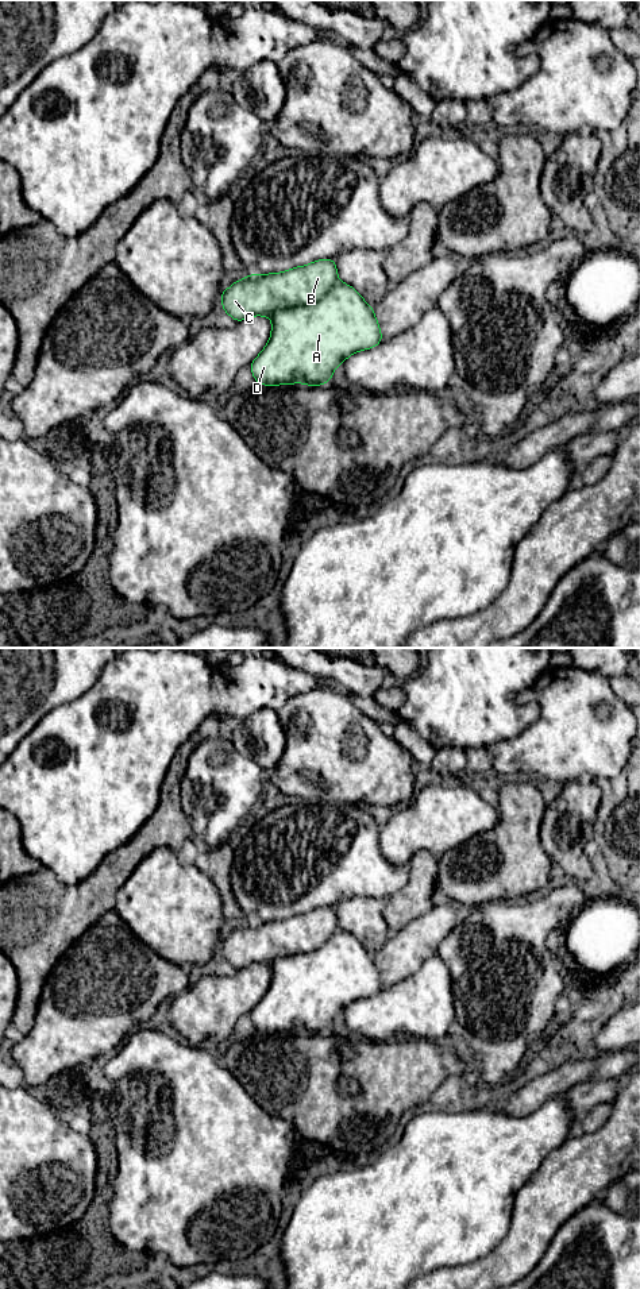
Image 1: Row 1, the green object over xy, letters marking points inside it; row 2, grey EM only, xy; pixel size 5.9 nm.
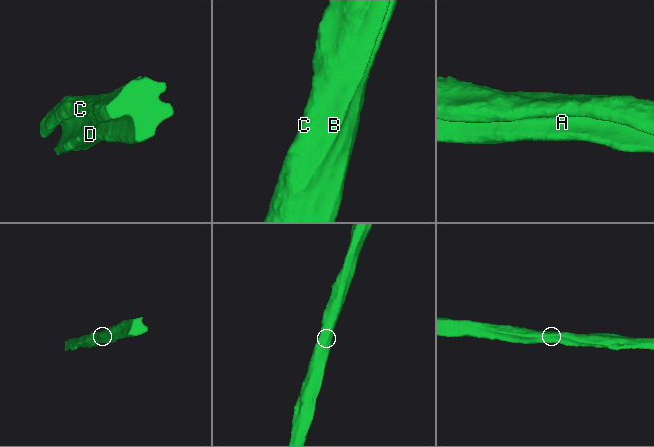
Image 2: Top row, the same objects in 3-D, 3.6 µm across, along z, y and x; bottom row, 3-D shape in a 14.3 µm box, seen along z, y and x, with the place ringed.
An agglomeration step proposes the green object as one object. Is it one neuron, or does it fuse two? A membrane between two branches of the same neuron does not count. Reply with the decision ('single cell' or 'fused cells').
fused cells

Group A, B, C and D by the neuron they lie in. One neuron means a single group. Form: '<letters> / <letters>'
A D / B C

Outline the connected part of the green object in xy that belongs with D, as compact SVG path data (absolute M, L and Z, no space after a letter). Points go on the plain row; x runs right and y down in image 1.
M338 929L319 949L281 957L271 964L271 983L261 1002L248 1014L257 1031L265 1034L329 1030L335 1016L355 1000L382 989L374 957L350 933Z

